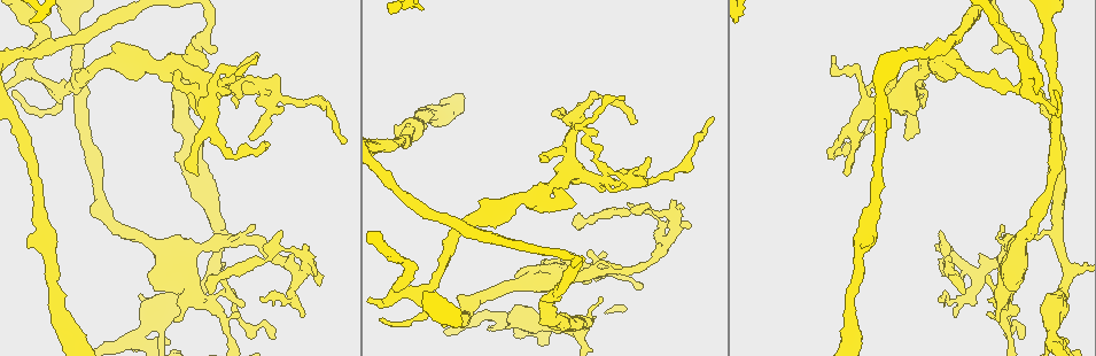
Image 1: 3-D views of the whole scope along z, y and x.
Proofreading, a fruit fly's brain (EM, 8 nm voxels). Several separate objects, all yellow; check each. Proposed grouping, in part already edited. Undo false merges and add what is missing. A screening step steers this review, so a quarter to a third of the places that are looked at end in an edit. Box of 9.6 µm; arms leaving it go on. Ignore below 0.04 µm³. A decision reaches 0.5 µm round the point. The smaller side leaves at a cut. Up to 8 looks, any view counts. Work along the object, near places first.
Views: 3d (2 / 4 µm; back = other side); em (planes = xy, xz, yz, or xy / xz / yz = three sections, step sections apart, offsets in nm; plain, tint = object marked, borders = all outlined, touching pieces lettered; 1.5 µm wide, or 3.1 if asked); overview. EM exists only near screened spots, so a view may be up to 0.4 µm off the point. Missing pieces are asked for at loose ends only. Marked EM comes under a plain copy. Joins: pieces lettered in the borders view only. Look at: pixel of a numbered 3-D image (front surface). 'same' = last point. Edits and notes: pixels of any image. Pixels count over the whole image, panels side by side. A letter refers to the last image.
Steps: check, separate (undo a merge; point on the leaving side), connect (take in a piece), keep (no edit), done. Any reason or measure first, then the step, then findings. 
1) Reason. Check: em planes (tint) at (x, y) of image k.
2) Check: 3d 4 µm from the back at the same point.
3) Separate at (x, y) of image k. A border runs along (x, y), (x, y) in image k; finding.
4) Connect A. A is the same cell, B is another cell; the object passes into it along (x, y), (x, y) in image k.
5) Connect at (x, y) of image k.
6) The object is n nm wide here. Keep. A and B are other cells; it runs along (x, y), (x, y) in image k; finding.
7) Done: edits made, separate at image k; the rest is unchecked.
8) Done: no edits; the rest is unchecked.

Branch stops here. Check: 3d 2 µm from the back at (907, 138) of image 1.

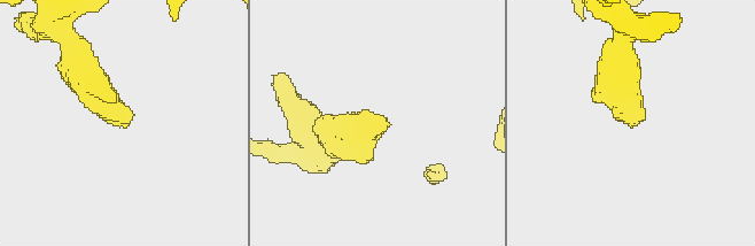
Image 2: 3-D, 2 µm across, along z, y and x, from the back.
Check: em xz step 8 (tint) at (386, 122) of image 2.

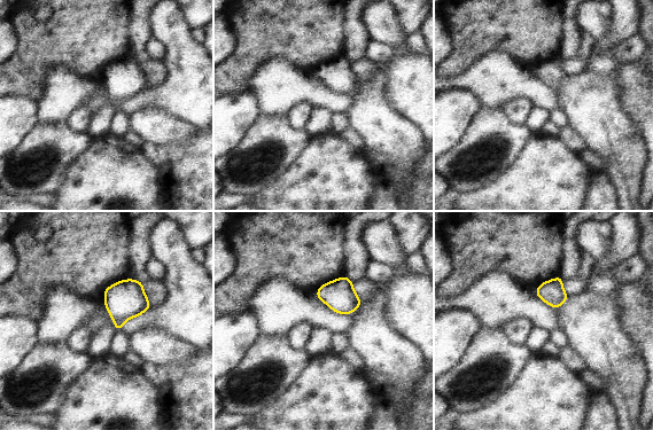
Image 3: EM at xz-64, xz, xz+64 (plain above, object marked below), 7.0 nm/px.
Another direction. Check: em xy step 4 (borders) at the same point.

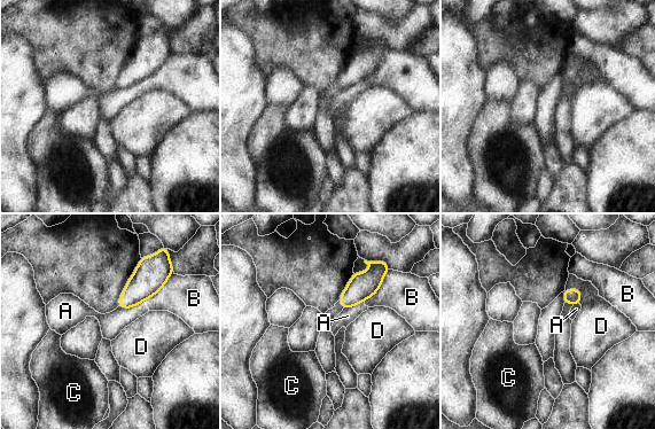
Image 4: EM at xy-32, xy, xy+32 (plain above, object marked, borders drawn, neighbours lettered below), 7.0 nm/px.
Keep. A, B, C and D are other cells; a border runs along (143, 301), (130, 307), (118, 306) in image 4; no lettered piece goes on from it.

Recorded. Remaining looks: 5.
Branch stops here. Check: em planes (borders) at (1063, 340) of image 1.

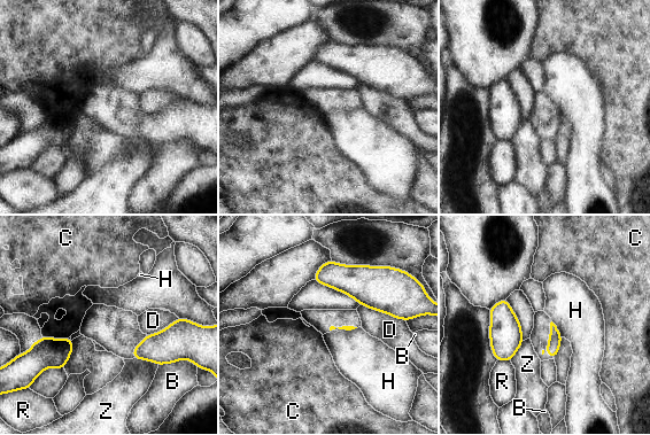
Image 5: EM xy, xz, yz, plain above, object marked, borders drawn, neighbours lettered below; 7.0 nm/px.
Keep. B, C, D, H, R and Z are other cells; a border runs along (551, 320), (562, 336) in image 5; none of them fits.

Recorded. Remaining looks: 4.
Thin end. Check: 3d 2 µm at (14, 90) of image 1.

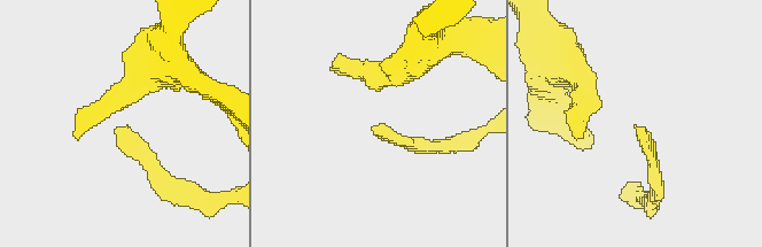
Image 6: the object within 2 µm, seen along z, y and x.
Need the tissue. Check: em planes (borders) at (637, 130) of image 6.

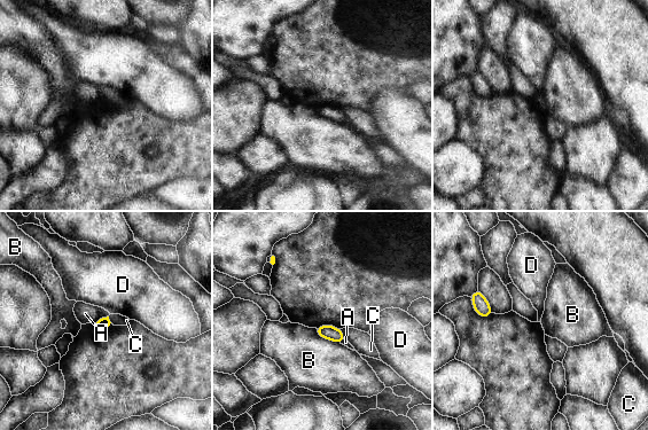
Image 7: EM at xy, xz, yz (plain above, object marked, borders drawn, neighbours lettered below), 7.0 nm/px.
Keep. A, B, C and D are other cells; a border runs along (108, 315), (95, 322) in image 7; none of them fits.

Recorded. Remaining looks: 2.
Done: no edits; the rest is unchecked.

